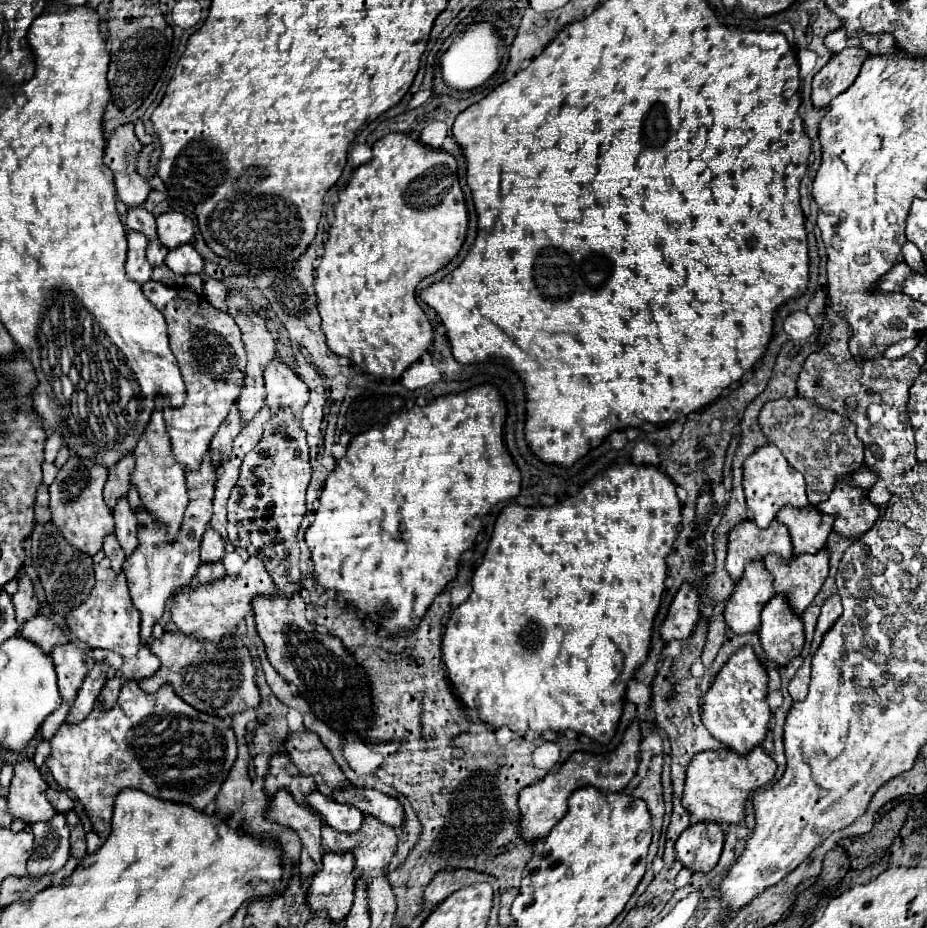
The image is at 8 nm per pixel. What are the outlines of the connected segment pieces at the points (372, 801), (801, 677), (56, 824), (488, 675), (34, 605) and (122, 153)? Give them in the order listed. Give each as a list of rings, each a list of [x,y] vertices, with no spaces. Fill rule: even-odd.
[[[348,784],[344,790],[334,792],[332,798],[338,802],[356,806],[364,816],[368,816],[368,814],[376,816],[380,822],[384,822],[392,828],[400,828],[404,822],[404,812],[402,812],[400,802],[396,802],[396,798],[390,798],[378,790],[356,788],[356,786]]]
[[[810,658],[804,660],[802,668],[796,672],[796,676],[792,678],[792,682],[790,682],[790,686],[788,686],[788,692],[790,692],[790,696],[792,696],[794,702],[806,698],[806,694],[808,694],[808,684],[810,684]]]
[[[56,814],[52,820],[32,824],[36,836],[36,850],[28,862],[30,878],[44,874],[56,874],[70,858],[70,828],[64,814]]]
[[[624,464],[624,466],[612,466],[608,470],[604,470],[602,474],[598,474],[596,478],[592,478],[576,496],[572,498],[566,498],[554,506],[548,508],[548,520],[508,520],[506,514],[502,514],[496,524],[494,524],[494,534],[490,538],[490,544],[488,544],[488,550],[484,554],[484,562],[476,568],[474,572],[474,578],[472,578],[472,594],[468,596],[468,600],[464,604],[460,604],[458,608],[452,610],[452,616],[446,624],[446,632],[444,632],[444,640],[442,640],[442,662],[446,666],[446,672],[448,672],[448,678],[458,694],[458,698],[468,706],[468,708],[474,708],[480,716],[482,722],[490,724],[494,730],[500,728],[500,726],[508,726],[512,732],[516,732],[518,736],[526,736],[528,732],[536,732],[536,734],[544,734],[546,730],[552,730],[556,734],[562,734],[566,730],[574,730],[578,734],[584,734],[600,744],[608,744],[618,728],[618,722],[620,722],[620,716],[622,716],[622,706],[624,706],[624,696],[626,696],[626,686],[628,682],[632,680],[636,668],[640,668],[646,658],[648,658],[648,652],[650,652],[650,636],[652,636],[652,626],[654,626],[654,618],[658,614],[658,608],[660,608],[660,602],[662,602],[662,592],[664,592],[664,580],[666,580],[666,556],[672,552],[672,546],[674,546],[674,540],[678,536],[678,526],[680,524],[680,502],[678,502],[678,496],[676,496],[676,484],[672,484],[672,480],[658,468],[654,466],[634,466],[634,464]]]
[[[28,574],[18,576],[18,592],[12,596],[12,604],[16,608],[18,624],[24,624],[38,614],[38,598],[34,594],[34,584]]]
[[[134,124],[120,126],[108,140],[104,164],[114,172],[118,198],[134,208],[146,202],[150,194],[148,182],[136,172],[136,158],[144,144],[134,134]]]

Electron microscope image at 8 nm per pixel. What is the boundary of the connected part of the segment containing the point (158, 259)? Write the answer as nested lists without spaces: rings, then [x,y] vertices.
[[[152,240],[148,242],[148,250],[146,250],[146,258],[152,266],[160,266],[164,264],[164,258],[166,258],[168,250],[164,248],[164,244],[160,244],[160,240]]]

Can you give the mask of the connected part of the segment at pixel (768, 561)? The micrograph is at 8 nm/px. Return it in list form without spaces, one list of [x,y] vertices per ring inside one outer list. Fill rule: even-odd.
[[[822,548],[816,554],[792,556],[792,560],[780,560],[780,556],[766,556],[764,564],[774,574],[774,588],[778,594],[788,594],[788,602],[794,612],[802,614],[814,596],[820,592],[828,576],[830,552]]]

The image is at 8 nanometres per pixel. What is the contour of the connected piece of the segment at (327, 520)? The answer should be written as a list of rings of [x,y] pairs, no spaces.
[[[486,384],[486,386],[466,390],[462,394],[436,398],[434,402],[426,404],[424,408],[414,408],[410,412],[397,412],[390,416],[382,428],[372,428],[364,434],[358,434],[350,442],[344,458],[338,460],[334,472],[328,476],[326,486],[320,494],[320,508],[316,512],[314,524],[306,530],[306,544],[312,552],[316,582],[324,590],[338,592],[356,612],[364,614],[366,624],[382,628],[390,636],[400,636],[404,632],[416,630],[420,620],[424,618],[424,612],[434,602],[434,598],[448,586],[448,582],[456,580],[460,556],[462,556],[462,552],[466,552],[468,548],[474,546],[476,534],[482,530],[482,518],[492,510],[494,504],[516,498],[520,492],[520,472],[518,472],[514,460],[510,458],[510,454],[504,446],[504,440],[502,440],[504,418],[506,418],[506,408],[504,408],[502,396],[498,394],[498,390],[494,386]]]

